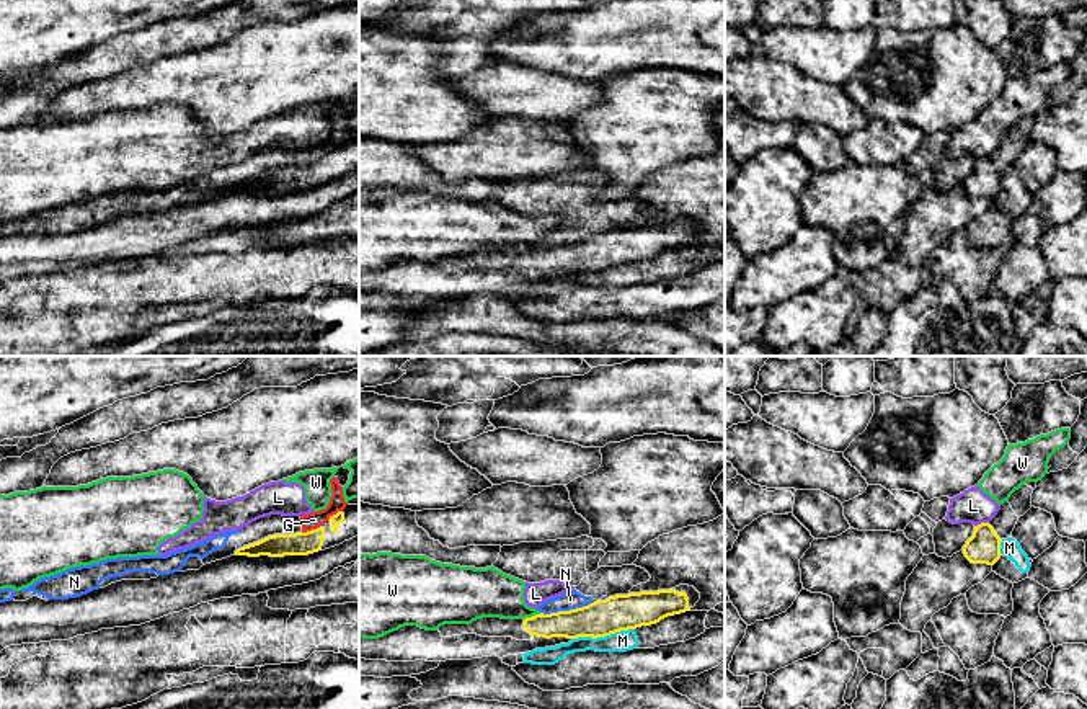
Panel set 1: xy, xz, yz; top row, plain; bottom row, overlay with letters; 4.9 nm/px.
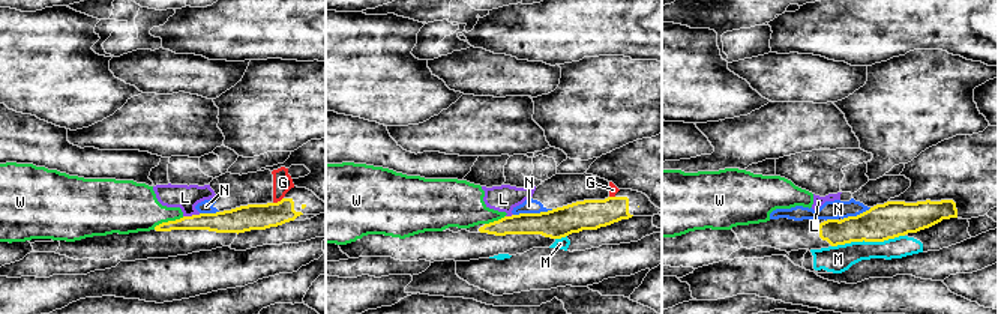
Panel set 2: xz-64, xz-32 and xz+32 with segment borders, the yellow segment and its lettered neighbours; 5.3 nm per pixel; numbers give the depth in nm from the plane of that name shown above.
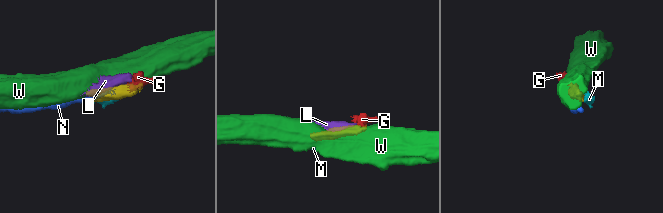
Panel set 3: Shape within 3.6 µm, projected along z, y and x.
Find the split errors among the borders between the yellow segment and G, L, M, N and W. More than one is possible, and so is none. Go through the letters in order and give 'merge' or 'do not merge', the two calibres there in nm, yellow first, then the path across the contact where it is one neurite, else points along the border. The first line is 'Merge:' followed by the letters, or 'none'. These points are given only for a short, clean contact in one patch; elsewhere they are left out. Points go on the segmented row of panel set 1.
Merge: L
G: do not merge; 110 nm thick on the yellow side, 80 nm on the other; border along xy (320, 525), (302, 533)
L: merge; 160 nm thick on the yellow side, 170 nm on the other
M: do not merge; 180 nm thick on the yellow side, 100 nm on the other; border along xz (634, 628), (596, 637), (572, 639)
N: do not merge; 180 nm thick on the yellow side, 90 nm on the other; border along xz (594, 600), (568, 610), (541, 613)
W: do not merge; 140 nm thick on the yellow side, 240 nm on the other

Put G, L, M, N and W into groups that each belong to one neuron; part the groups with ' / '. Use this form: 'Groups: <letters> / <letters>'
Groups: G N / L / M / W

